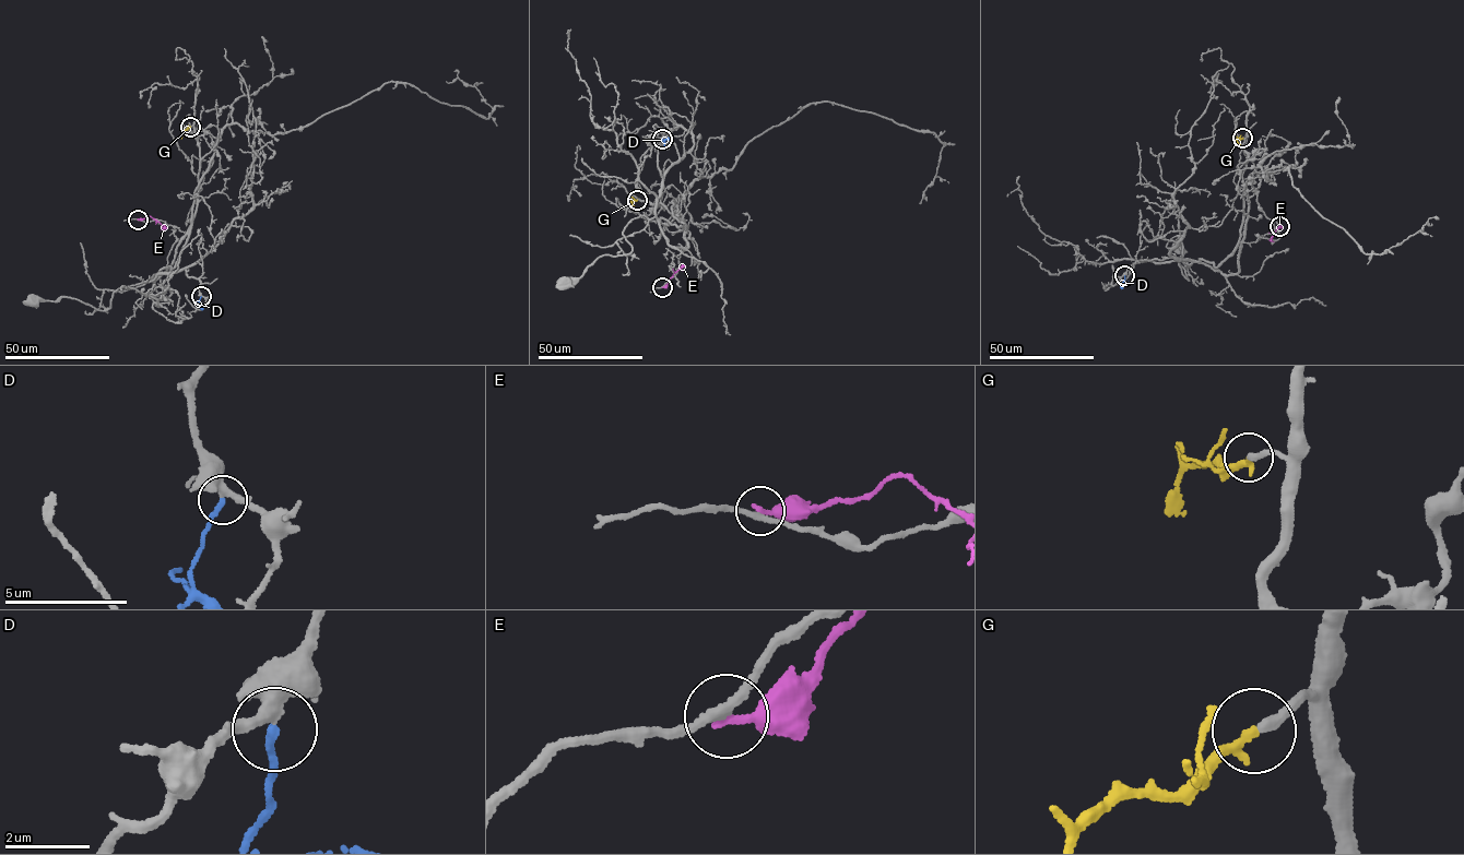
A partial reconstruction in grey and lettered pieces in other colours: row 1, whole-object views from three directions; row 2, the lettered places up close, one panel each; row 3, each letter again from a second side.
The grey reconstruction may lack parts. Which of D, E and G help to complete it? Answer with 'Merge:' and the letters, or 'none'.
Merge: D, G

